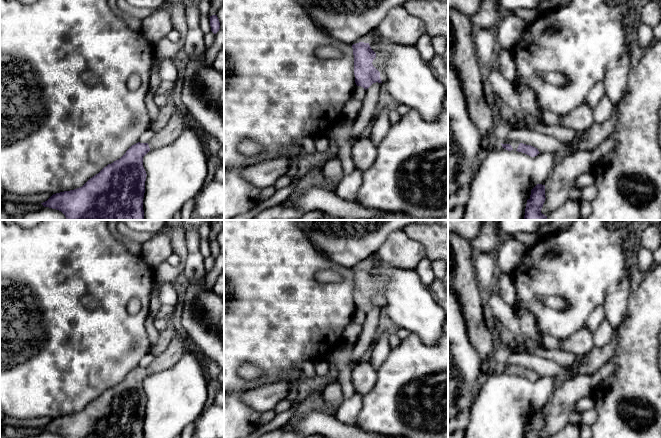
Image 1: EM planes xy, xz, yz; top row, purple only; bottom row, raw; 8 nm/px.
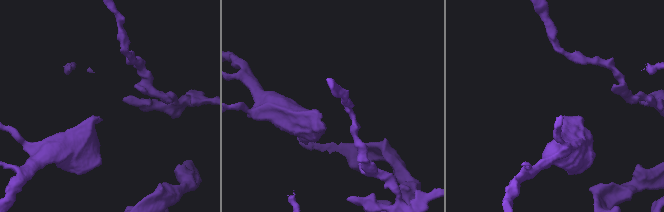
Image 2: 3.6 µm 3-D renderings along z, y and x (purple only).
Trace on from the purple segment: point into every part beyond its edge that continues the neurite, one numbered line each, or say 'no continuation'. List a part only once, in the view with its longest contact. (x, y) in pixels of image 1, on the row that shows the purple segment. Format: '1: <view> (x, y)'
1: xz (379, 62)

